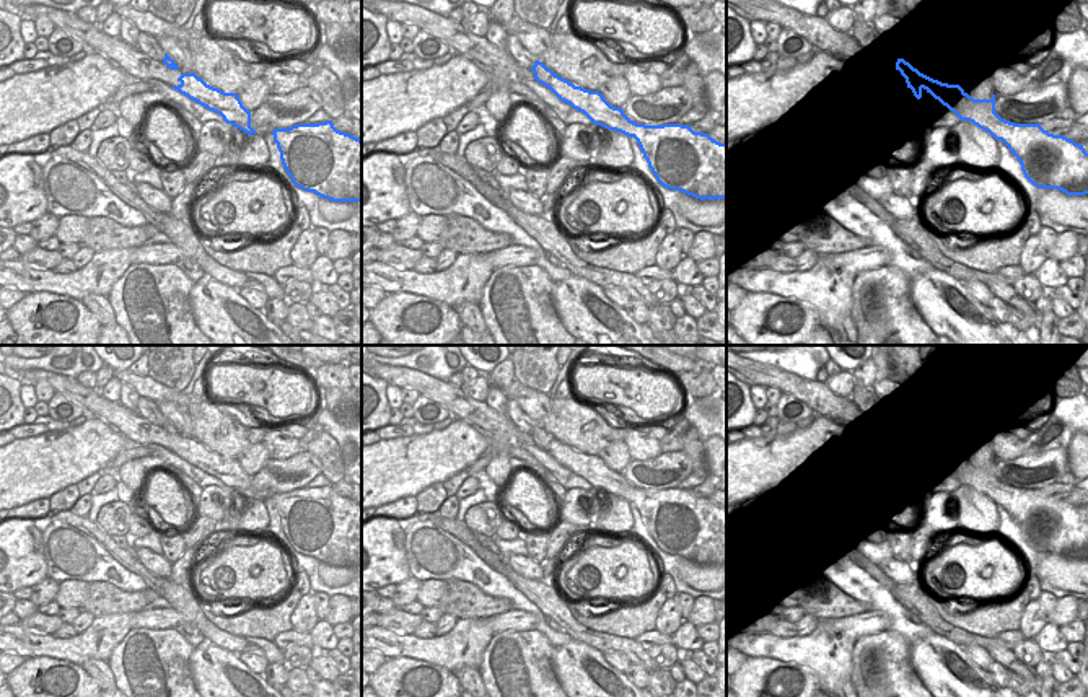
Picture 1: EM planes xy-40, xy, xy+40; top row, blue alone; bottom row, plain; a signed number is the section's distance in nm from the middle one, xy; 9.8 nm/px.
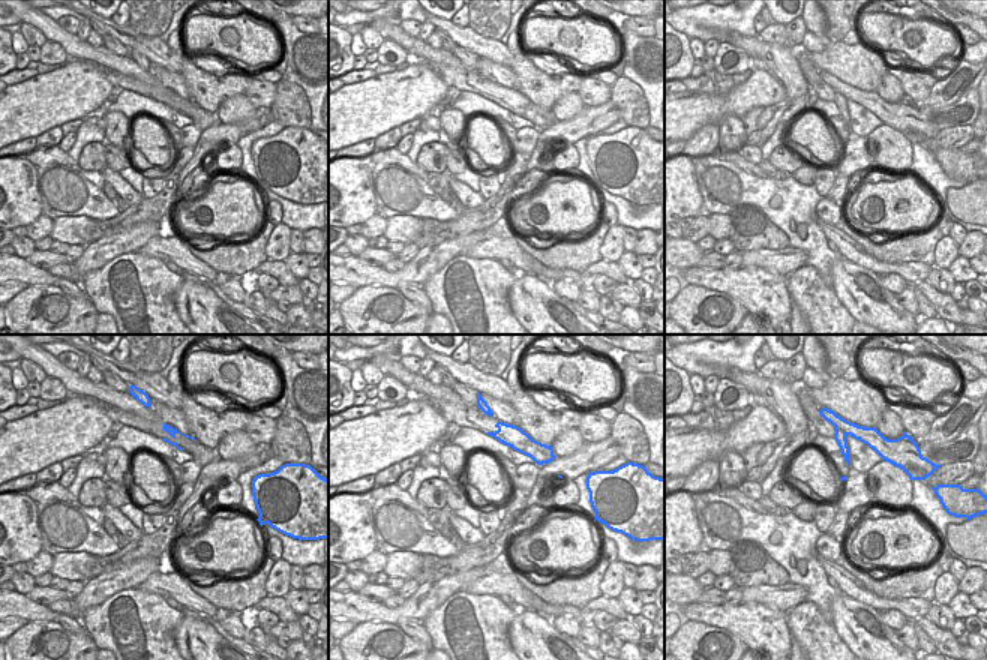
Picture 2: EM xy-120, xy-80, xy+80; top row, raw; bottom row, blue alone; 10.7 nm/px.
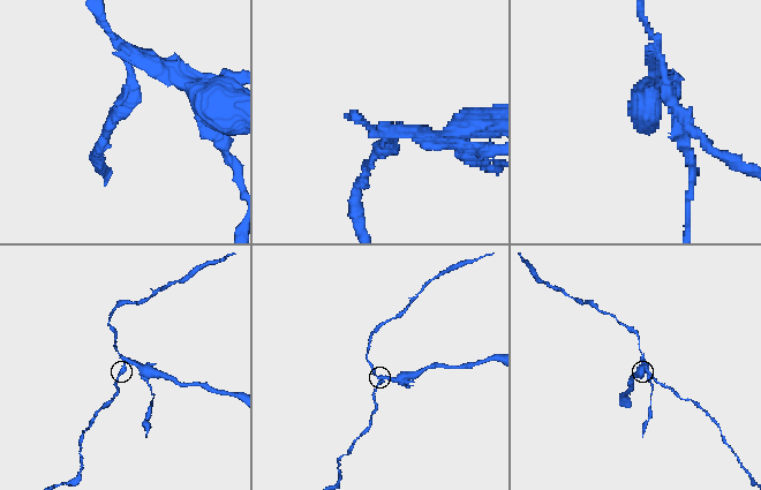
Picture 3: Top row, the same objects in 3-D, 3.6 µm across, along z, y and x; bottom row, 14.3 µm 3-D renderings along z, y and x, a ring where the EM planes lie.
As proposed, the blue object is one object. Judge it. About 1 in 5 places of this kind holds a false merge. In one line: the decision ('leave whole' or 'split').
split

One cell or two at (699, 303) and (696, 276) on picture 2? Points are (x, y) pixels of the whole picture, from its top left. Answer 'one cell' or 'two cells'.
two cells

